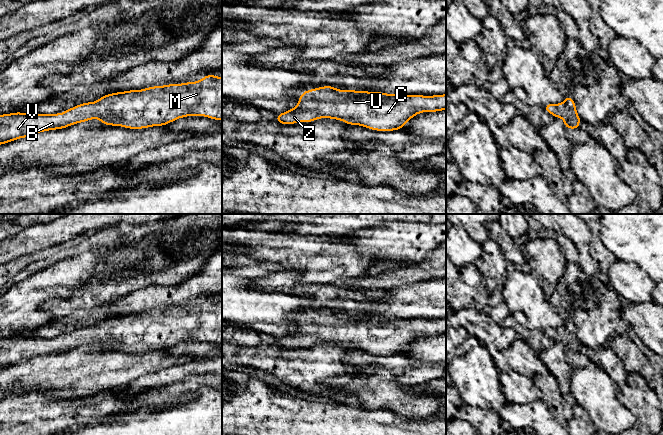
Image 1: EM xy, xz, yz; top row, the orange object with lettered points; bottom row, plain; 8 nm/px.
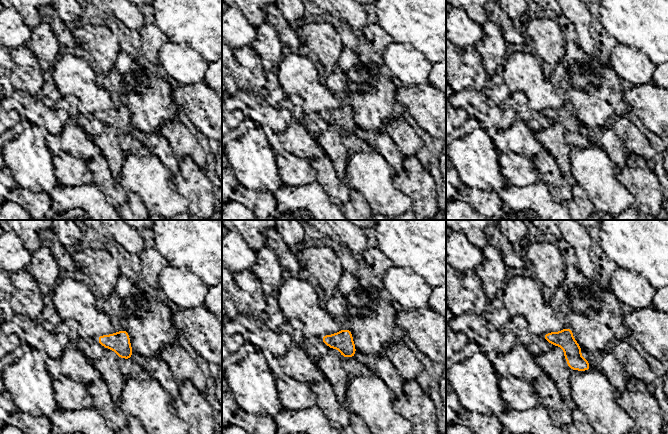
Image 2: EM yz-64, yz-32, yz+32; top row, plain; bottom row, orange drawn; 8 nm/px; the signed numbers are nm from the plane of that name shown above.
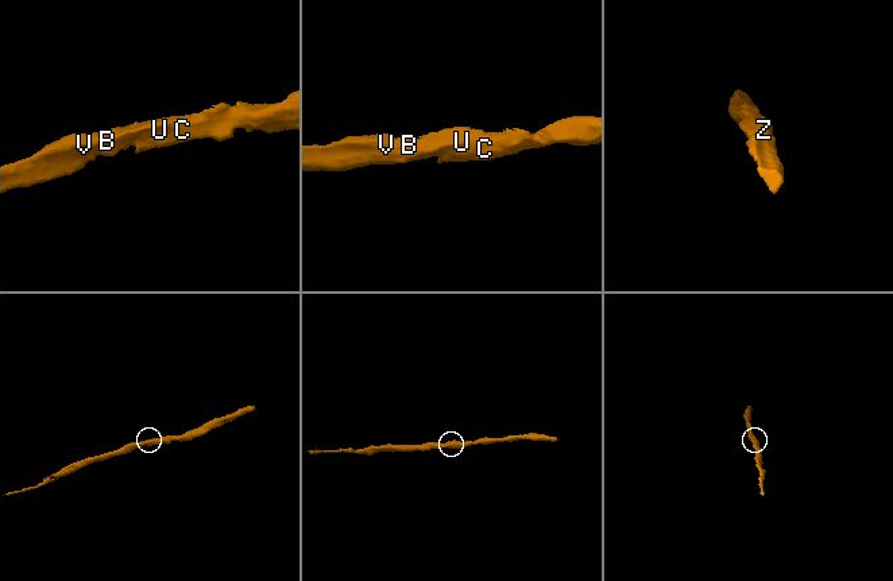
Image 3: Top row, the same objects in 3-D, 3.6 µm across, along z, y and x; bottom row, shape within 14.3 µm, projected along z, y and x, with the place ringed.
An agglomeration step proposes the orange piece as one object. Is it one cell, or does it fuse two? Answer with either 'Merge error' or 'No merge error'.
No merge error

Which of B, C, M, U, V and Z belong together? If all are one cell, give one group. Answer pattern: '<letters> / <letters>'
B C M U V Z

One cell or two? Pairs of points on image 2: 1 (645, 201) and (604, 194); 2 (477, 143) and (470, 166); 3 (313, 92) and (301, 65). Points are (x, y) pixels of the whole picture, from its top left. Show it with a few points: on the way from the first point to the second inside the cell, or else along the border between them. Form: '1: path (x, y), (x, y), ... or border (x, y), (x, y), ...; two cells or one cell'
1: border (619, 182), (633, 196), (635, 205); two cells
2: path (476, 149), (475, 160); one cell
3: path (307, 85), (301, 77), (301, 72); one cell

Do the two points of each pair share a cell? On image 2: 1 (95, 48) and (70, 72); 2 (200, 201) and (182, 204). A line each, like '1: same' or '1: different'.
1: different
2: different

